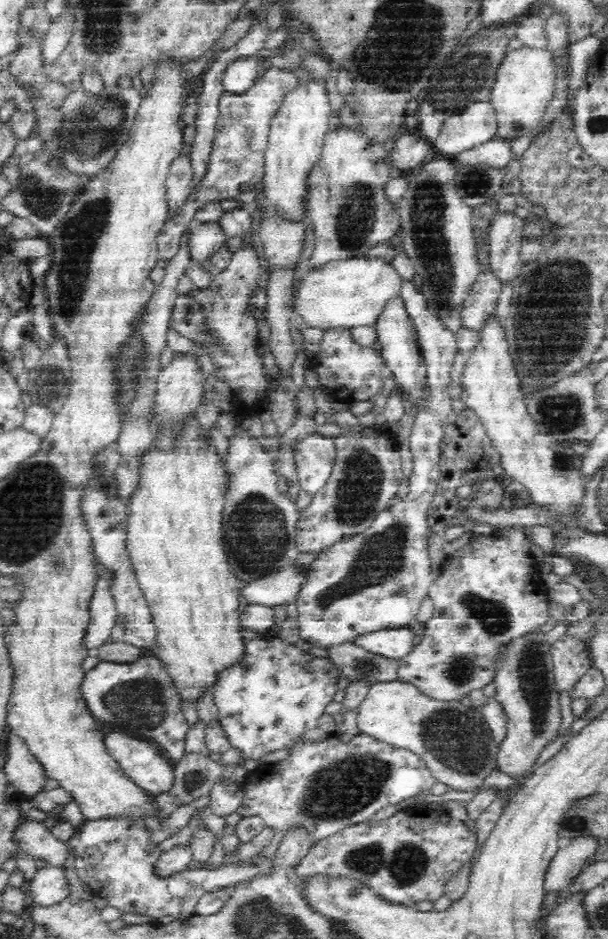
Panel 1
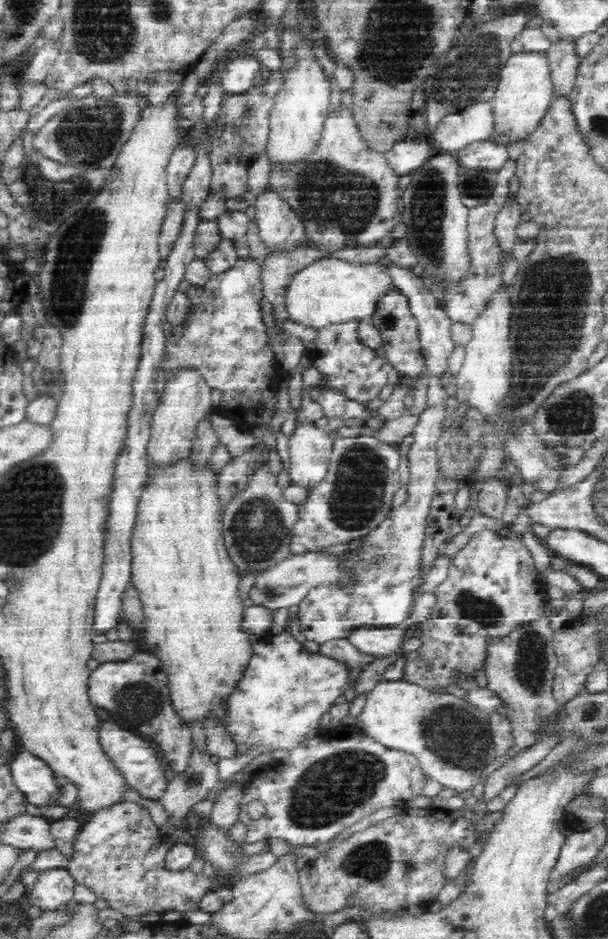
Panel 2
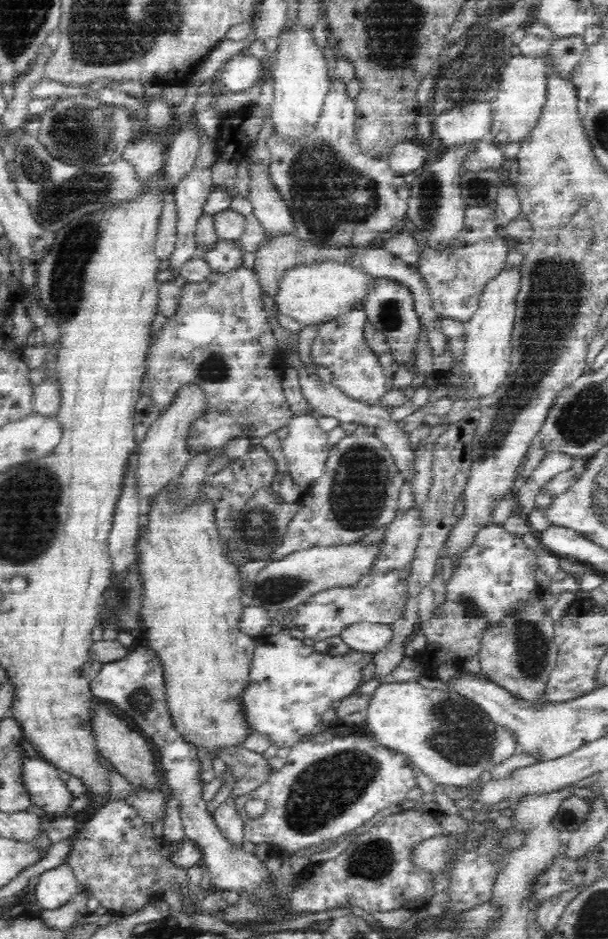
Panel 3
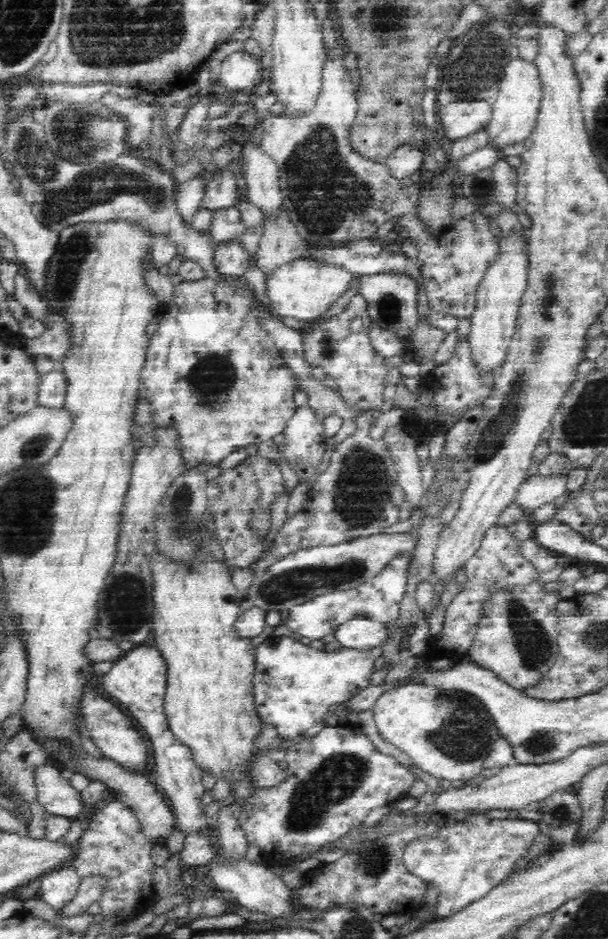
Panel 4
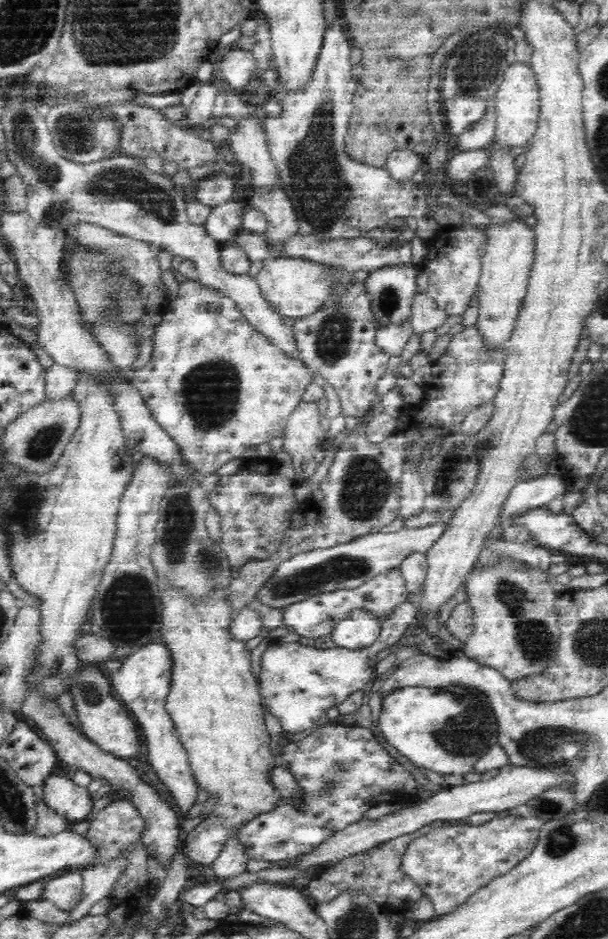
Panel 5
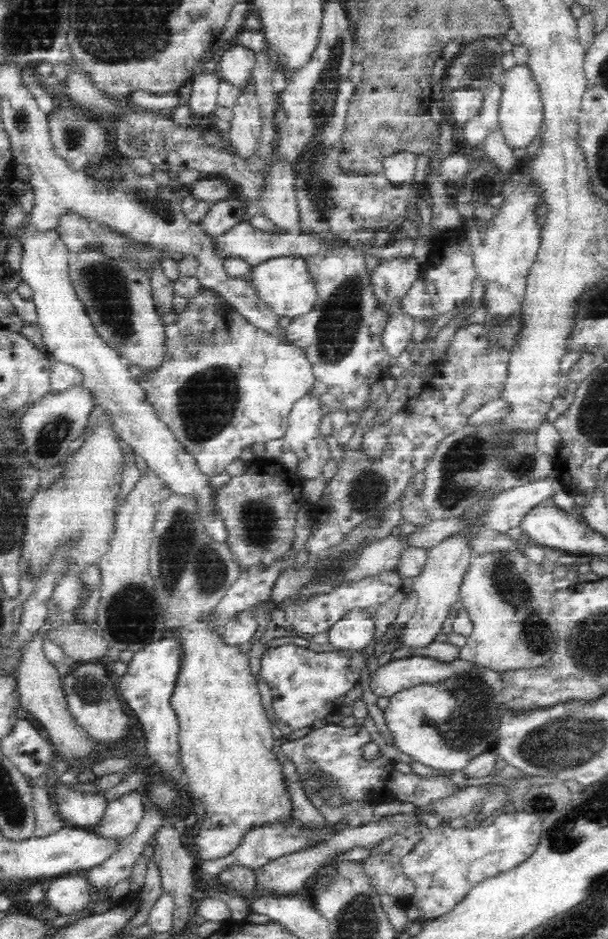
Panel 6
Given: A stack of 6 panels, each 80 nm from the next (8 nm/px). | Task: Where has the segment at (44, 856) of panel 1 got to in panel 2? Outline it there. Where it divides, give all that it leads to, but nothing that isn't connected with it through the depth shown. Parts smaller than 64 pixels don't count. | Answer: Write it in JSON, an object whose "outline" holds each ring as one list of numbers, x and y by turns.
{"outline":[[24,813,5,826,1,839,16,850,32,850,36,854,52,852,58,845,51,833,50,825,51,821,42,816]]}

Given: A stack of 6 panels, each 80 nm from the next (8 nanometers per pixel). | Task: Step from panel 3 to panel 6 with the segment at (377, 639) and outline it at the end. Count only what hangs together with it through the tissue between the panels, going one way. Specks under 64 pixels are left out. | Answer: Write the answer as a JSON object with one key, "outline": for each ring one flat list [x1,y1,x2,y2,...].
{"outline":[[352,608,327,633,336,648,360,652,374,640,376,624,368,608]]}

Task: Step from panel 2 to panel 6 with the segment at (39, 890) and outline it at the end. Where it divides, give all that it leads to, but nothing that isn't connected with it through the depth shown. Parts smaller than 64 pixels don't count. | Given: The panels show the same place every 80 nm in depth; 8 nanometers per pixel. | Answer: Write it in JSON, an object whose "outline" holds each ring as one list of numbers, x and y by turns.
{"outline":[[67,873,56,876,46,888,45,901,62,913,76,912,82,907,89,907,86,881,82,876]]}

